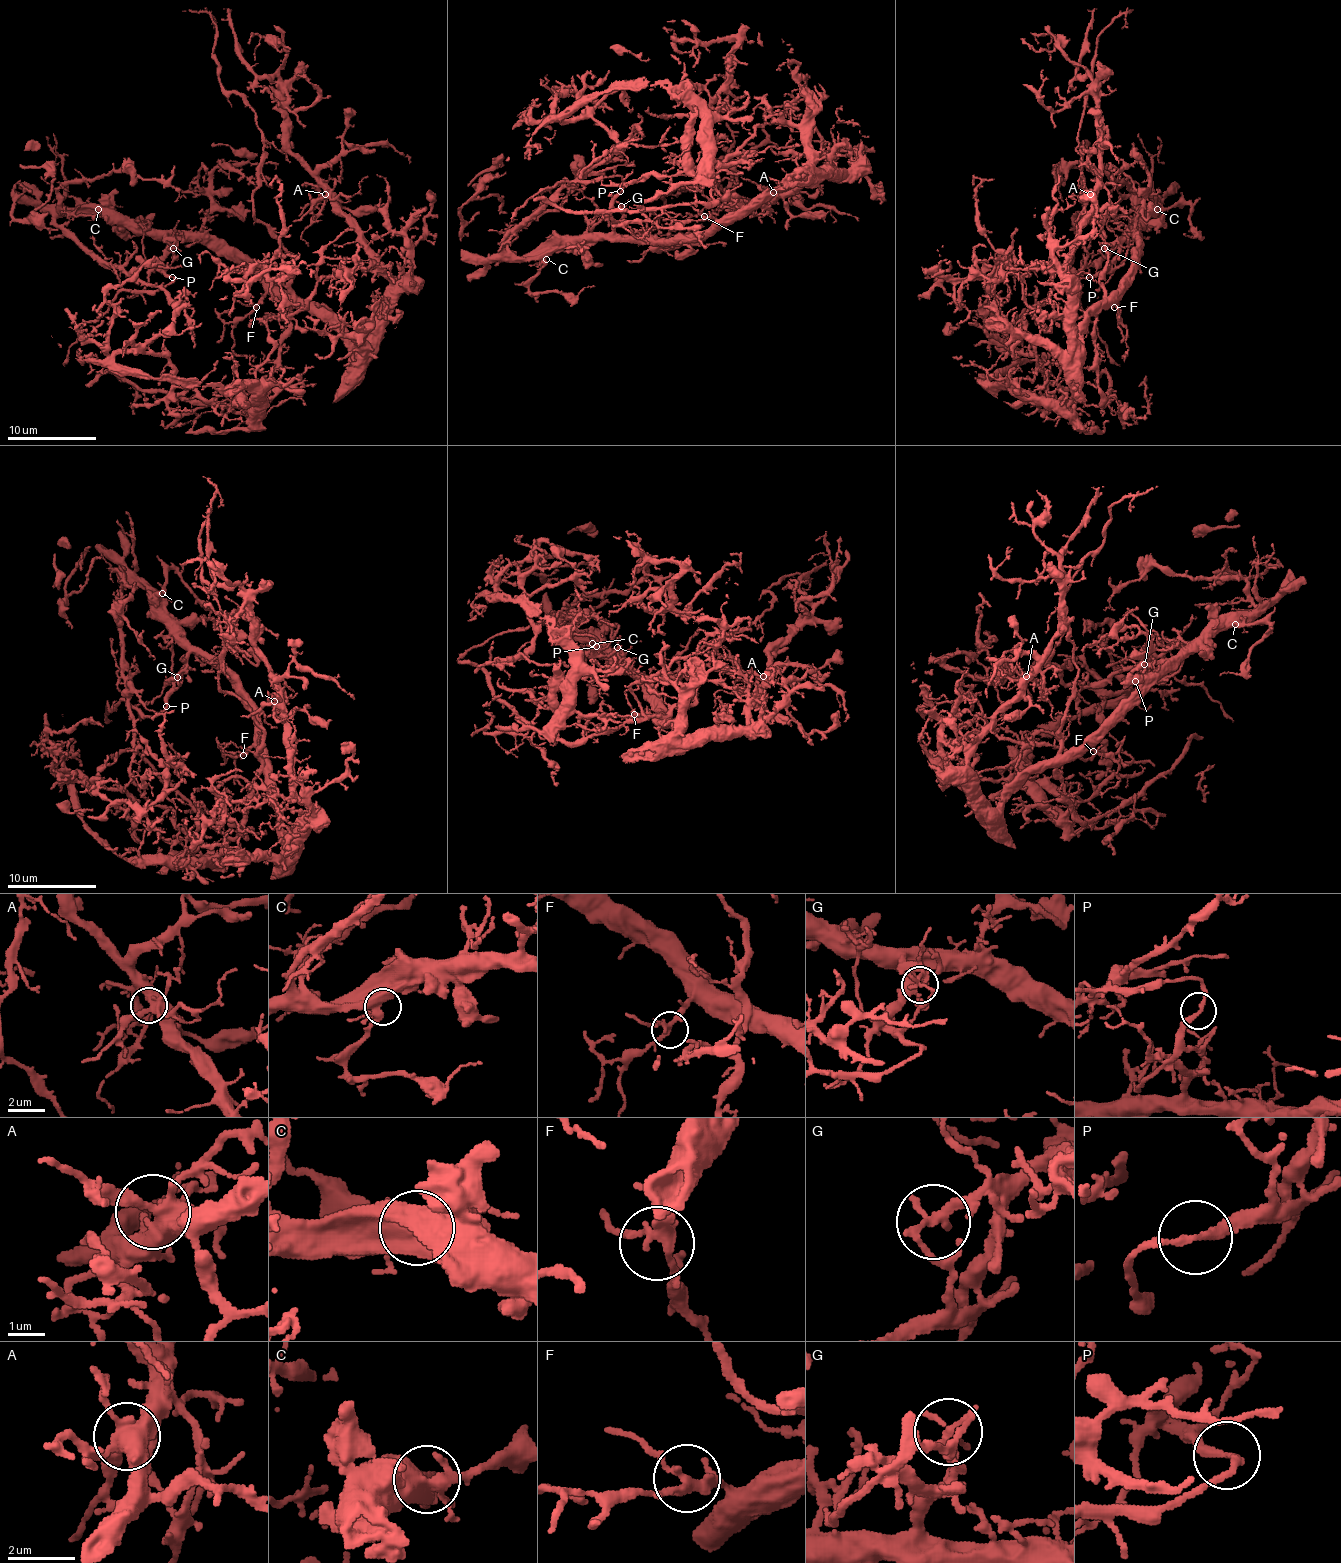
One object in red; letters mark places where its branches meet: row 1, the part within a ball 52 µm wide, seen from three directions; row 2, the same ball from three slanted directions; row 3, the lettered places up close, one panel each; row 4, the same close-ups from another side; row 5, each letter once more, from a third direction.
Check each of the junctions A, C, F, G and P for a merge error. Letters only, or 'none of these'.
G

